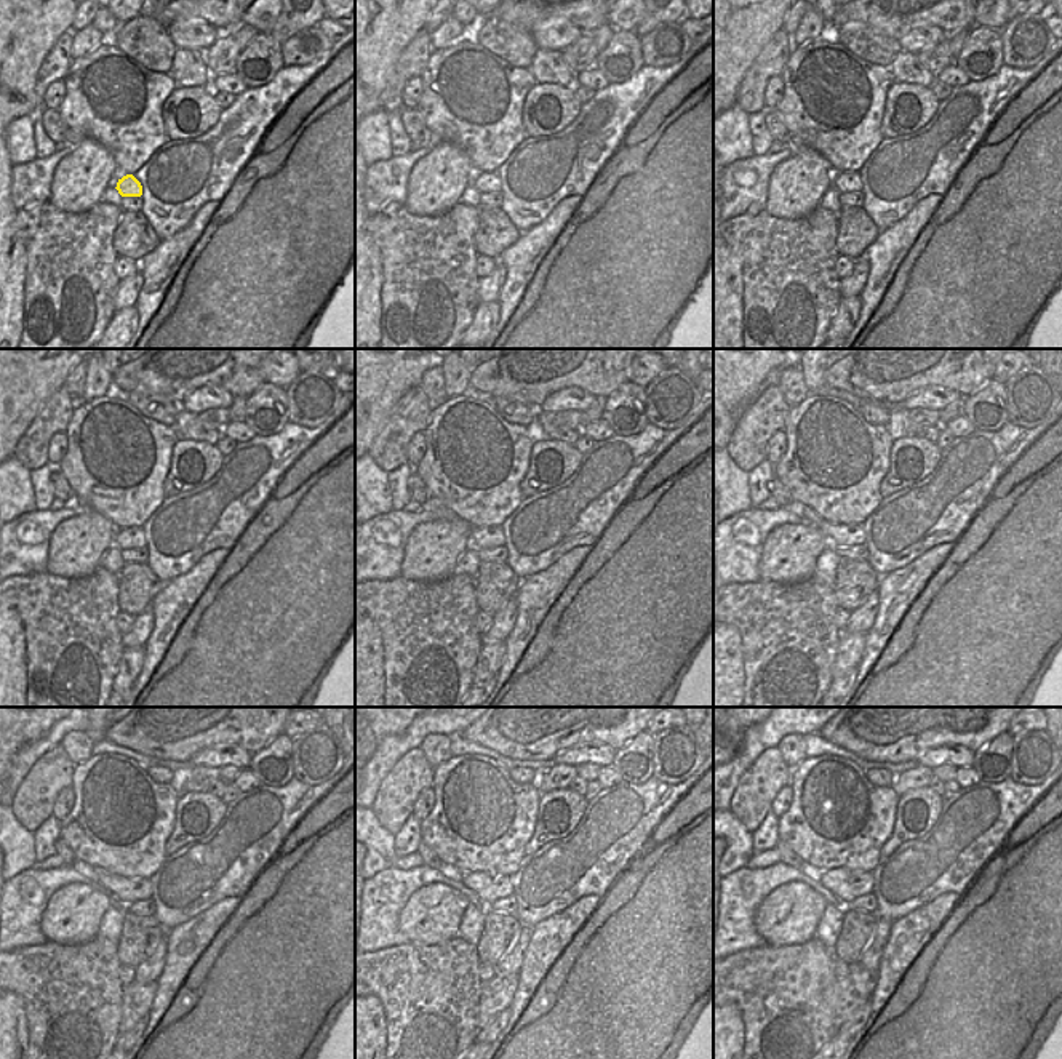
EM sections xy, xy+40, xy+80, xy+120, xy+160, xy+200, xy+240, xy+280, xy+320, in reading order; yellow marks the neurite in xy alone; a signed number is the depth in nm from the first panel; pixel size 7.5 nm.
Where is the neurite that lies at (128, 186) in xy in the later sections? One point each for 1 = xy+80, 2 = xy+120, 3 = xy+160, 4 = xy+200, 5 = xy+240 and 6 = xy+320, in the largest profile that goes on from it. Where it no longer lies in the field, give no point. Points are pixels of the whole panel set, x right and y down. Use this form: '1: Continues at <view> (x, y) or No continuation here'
1: Continues at xy+80 (850, 181)
2: Continues at xy+120 (133, 536)
3: Continues at xy+160 (480, 536)
4: Continues at xy+200 (840, 536)
5: Continues at xy+240 (123, 890)
6: Continues at xy+320 (846, 885).

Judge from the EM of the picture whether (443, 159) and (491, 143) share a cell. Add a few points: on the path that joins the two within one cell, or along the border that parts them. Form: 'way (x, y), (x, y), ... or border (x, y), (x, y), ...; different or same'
border (443, 139), (456, 144), (467, 155), (475, 171); different

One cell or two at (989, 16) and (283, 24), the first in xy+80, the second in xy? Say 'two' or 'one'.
two

